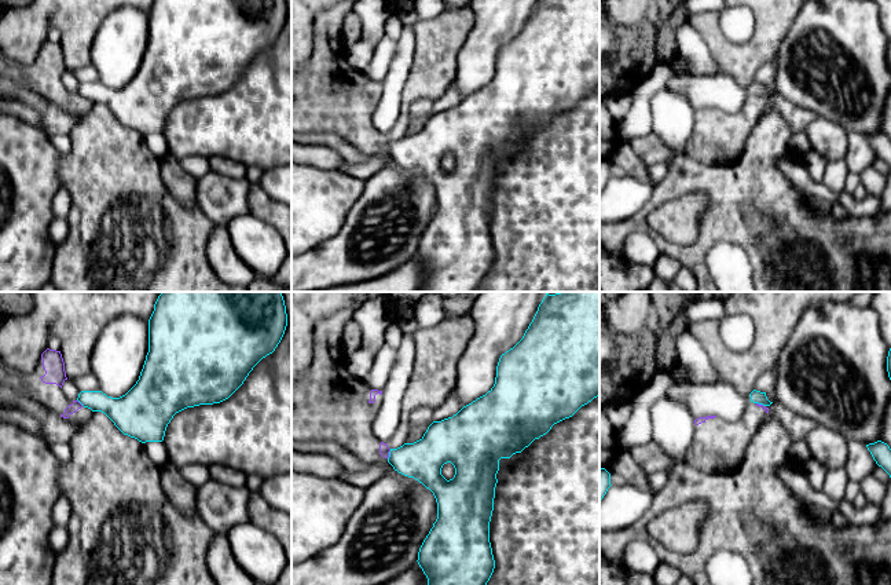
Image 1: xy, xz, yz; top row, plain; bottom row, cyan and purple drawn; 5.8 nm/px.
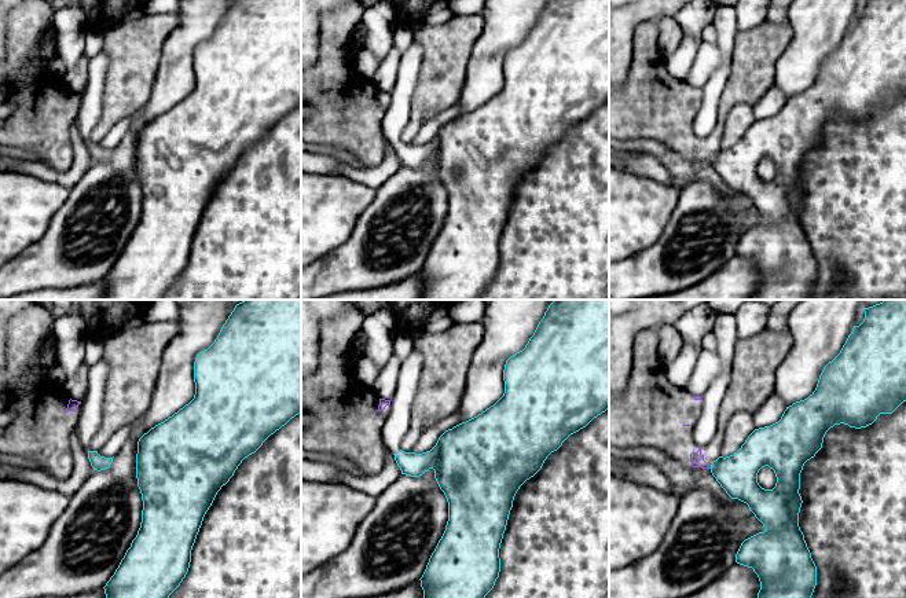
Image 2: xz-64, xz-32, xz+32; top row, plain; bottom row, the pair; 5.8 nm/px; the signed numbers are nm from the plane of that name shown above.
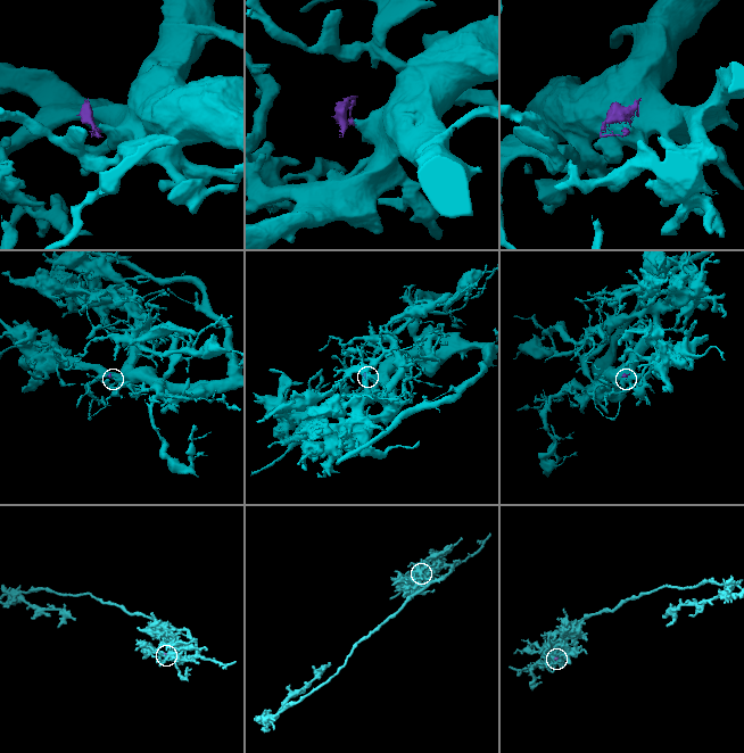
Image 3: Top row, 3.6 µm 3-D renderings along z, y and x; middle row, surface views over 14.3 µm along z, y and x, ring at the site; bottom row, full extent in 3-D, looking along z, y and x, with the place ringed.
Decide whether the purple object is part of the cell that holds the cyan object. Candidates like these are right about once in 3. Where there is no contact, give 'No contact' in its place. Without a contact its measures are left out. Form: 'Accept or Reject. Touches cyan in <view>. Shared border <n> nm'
Reject. Touches cyan in xz. Shared border 60 nm

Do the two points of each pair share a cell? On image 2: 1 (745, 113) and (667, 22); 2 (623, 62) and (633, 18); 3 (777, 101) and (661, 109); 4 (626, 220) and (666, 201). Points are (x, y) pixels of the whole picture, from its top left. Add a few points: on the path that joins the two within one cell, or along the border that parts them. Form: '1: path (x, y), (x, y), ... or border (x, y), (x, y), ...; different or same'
1: border (751, 105), (737, 103), (729, 112), (723, 134); different
2: path (623, 51), (623, 29); same
3: border (774, 85), (752, 106); different
4: path (635, 211), (656, 202); same

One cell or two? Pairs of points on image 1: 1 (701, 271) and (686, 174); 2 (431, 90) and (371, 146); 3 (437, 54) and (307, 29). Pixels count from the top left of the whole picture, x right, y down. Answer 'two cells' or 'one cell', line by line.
1: one cell
2: one cell
3: two cells

